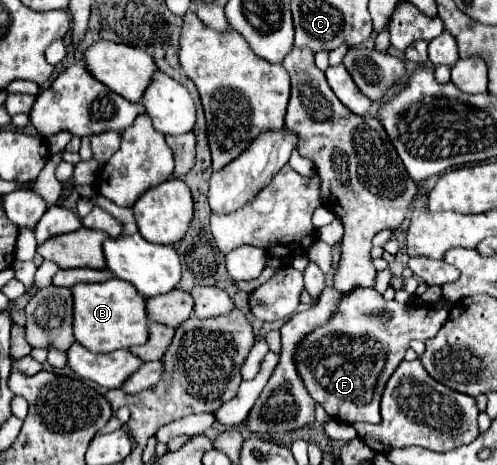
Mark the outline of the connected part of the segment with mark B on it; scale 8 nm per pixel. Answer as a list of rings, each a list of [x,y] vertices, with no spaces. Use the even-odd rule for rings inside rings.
[[[109,279],[103,283],[77,283],[73,291],[73,331],[75,339],[95,351],[107,353],[115,349],[129,349],[147,341],[147,317],[145,297],[137,293],[131,283],[121,279]]]

